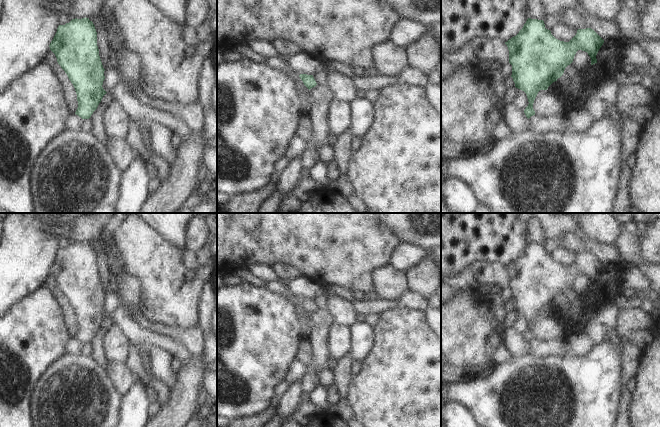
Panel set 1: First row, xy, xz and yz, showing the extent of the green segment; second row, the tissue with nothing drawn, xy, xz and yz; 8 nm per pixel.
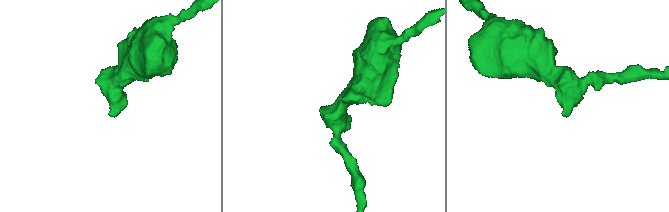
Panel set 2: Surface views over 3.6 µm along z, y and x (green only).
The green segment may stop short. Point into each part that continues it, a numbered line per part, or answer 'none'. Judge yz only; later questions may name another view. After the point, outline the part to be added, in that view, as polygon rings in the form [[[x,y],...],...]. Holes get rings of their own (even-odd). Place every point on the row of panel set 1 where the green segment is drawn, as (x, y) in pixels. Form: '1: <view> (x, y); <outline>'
none

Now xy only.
none

